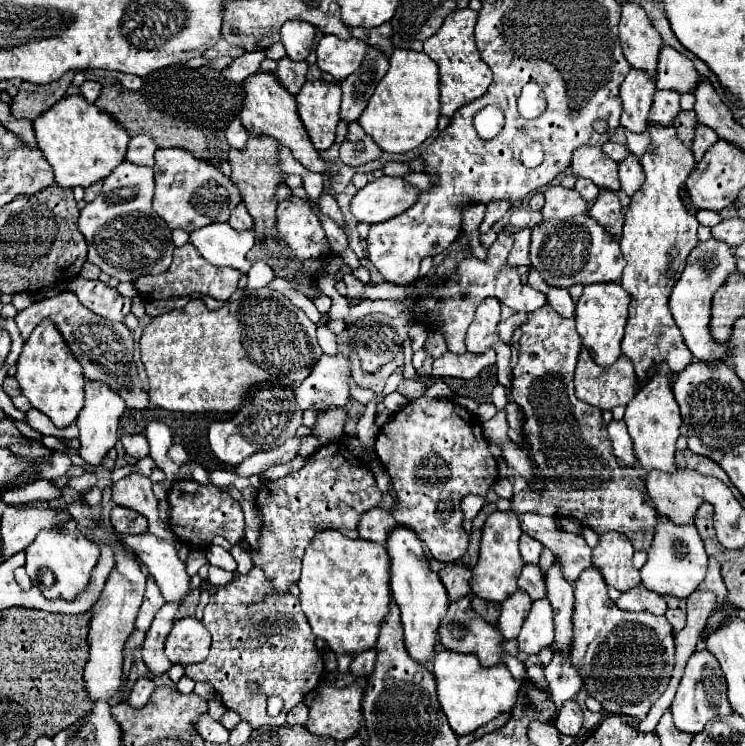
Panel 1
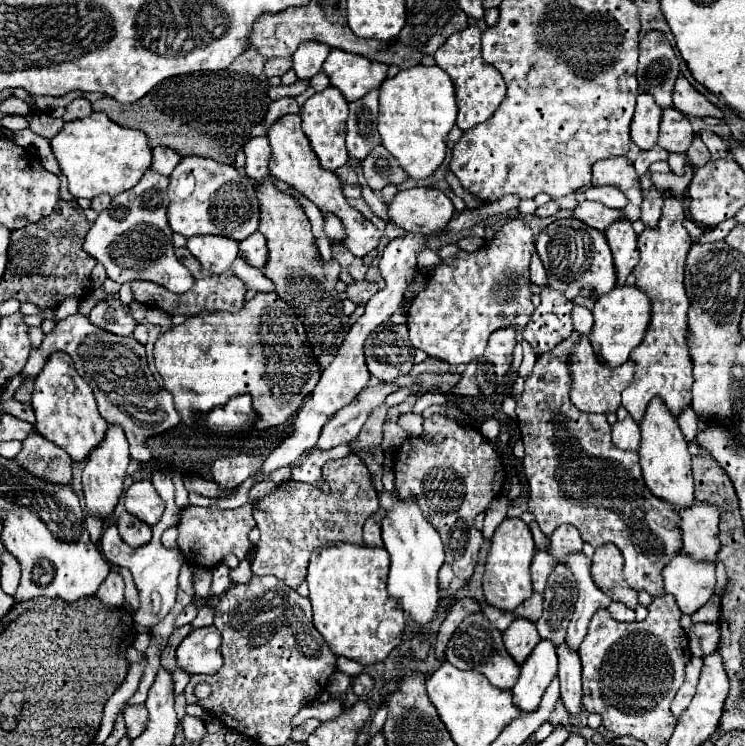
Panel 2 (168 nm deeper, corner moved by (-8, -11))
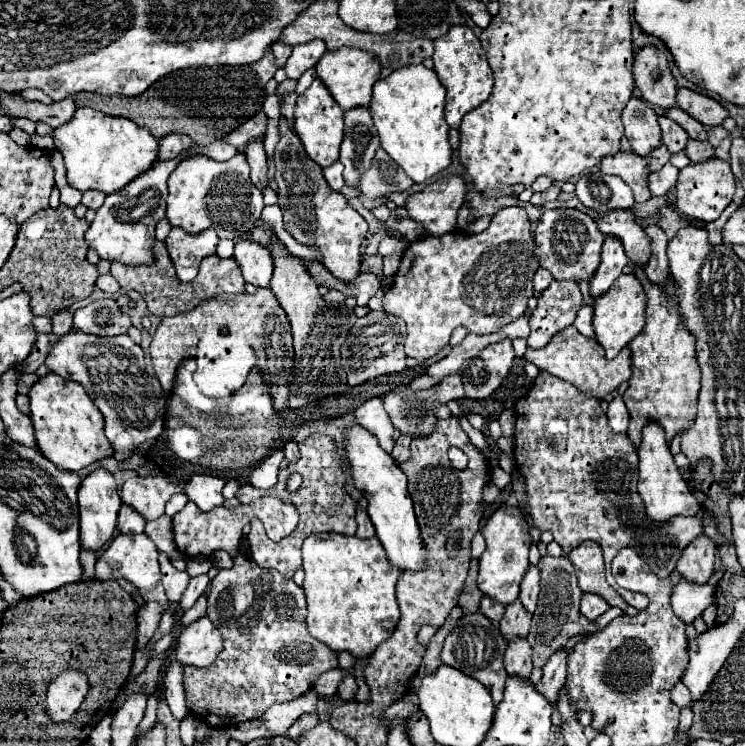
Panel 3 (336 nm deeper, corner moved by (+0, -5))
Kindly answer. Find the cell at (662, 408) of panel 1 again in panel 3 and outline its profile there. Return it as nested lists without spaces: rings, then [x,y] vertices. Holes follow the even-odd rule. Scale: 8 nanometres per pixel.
[[[649,421],[643,427],[643,439],[639,445],[639,495],[645,503],[647,515],[653,521],[669,521],[675,515],[697,515],[701,505],[691,495],[685,479],[679,473],[679,467],[673,461],[673,455],[669,451],[667,439],[663,437],[663,429],[655,425],[655,421]]]

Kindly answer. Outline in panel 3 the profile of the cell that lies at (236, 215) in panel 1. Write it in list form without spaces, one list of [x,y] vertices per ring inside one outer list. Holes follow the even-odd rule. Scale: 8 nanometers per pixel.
[[[239,239],[235,241],[233,259],[241,267],[247,283],[253,283],[255,287],[269,287],[273,273],[273,259],[267,249],[263,249],[259,243],[251,239]]]

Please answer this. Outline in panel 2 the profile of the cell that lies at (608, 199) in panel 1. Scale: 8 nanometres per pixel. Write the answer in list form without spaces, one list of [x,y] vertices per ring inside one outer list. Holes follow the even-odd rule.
[[[631,221],[613,223],[613,227],[607,227],[605,237],[609,241],[609,247],[613,251],[613,263],[617,271],[617,285],[625,285],[629,273],[639,263],[639,249],[637,249],[637,235],[631,227]]]

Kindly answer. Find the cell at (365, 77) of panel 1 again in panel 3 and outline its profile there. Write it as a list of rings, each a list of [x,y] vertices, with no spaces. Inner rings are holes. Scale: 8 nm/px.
[[[367,107],[345,111],[345,135],[341,143],[341,163],[345,165],[343,177],[347,185],[357,185],[361,173],[369,169],[371,159],[379,147],[379,137]]]

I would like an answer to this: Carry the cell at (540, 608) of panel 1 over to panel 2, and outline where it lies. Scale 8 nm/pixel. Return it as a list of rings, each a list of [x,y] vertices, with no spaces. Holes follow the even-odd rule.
[[[541,641],[521,665],[521,675],[513,687],[513,703],[523,713],[539,709],[547,685],[557,677],[557,653],[551,641]]]

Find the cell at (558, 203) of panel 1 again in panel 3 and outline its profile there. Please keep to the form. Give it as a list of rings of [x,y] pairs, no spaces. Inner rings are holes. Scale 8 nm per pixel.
[[[613,209],[595,219],[599,231],[605,235],[615,235],[623,241],[623,247],[633,259],[633,263],[647,263],[649,261],[649,237],[643,233],[643,227],[635,221],[629,209]]]

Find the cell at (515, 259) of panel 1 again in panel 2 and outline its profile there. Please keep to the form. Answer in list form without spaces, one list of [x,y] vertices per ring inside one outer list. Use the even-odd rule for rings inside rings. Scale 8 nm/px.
[[[537,253],[531,259],[531,281],[539,283],[539,287],[547,285],[547,273],[545,273],[545,267],[543,267],[543,263],[541,263]]]

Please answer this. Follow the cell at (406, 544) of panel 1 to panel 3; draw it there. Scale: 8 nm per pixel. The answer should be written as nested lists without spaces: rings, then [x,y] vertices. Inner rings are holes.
[[[355,425],[347,433],[347,459],[349,459],[349,471],[355,479],[355,487],[365,491],[365,497],[369,501],[367,513],[375,525],[377,539],[381,541],[383,549],[387,551],[387,559],[391,565],[395,565],[401,571],[425,571],[425,559],[427,559],[427,547],[421,539],[421,529],[413,511],[413,501],[407,491],[407,477],[395,463],[391,455],[387,455],[377,439],[365,431],[363,427]]]

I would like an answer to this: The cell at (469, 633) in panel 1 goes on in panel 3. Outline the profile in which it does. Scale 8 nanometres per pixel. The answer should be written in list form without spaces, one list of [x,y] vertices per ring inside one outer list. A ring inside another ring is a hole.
[[[471,613],[463,615],[457,625],[451,629],[451,633],[445,639],[443,651],[441,651],[441,661],[445,665],[451,665],[469,677],[475,677],[479,683],[483,683],[493,697],[493,703],[498,706],[503,699],[503,689],[507,681],[507,671],[503,665],[503,655],[505,655],[507,641],[503,641],[503,635],[499,633],[499,627],[493,625],[485,615],[481,613]]]

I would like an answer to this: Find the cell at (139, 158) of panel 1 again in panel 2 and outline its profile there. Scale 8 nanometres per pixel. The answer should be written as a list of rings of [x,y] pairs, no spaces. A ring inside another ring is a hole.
[[[155,147],[151,169],[159,171],[161,175],[171,175],[171,171],[179,161],[181,161],[181,155],[175,153],[171,147]]]

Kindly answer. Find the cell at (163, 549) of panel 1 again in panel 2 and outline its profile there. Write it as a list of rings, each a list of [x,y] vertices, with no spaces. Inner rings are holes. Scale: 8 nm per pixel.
[[[155,471],[151,483],[155,485],[155,489],[159,491],[159,495],[161,495],[161,497],[165,499],[165,503],[167,503],[161,521],[153,527],[153,539],[151,539],[147,545],[133,549],[133,547],[129,547],[129,545],[121,539],[121,535],[119,535],[119,531],[117,531],[115,525],[109,525],[109,527],[105,529],[105,533],[103,533],[103,537],[101,537],[101,551],[103,551],[103,557],[105,557],[111,565],[127,567],[127,569],[131,571],[131,575],[133,575],[133,581],[135,581],[135,585],[137,585],[137,589],[139,589],[139,601],[141,601],[141,605],[139,605],[137,613],[133,615],[133,619],[135,619],[135,623],[137,623],[139,627],[145,627],[145,629],[151,629],[155,623],[159,623],[159,621],[171,611],[171,607],[175,605],[175,595],[177,595],[177,589],[179,589],[179,585],[177,585],[177,575],[179,575],[179,567],[181,567],[181,563],[183,563],[183,555],[179,553],[179,549],[165,549],[163,543],[161,543],[163,531],[165,531],[167,527],[179,523],[179,507],[177,507],[175,501],[173,501],[173,495],[175,495],[173,481],[171,481],[171,477],[169,477],[167,473]]]

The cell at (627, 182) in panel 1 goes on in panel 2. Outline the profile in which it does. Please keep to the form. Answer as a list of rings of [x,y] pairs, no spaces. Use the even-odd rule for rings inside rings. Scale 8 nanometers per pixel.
[[[645,193],[645,197],[649,197],[649,201],[645,199],[641,203],[641,221],[647,227],[657,227],[659,217],[661,217],[661,207],[663,207],[663,195],[661,195],[661,201],[659,199],[651,199],[653,193]]]

